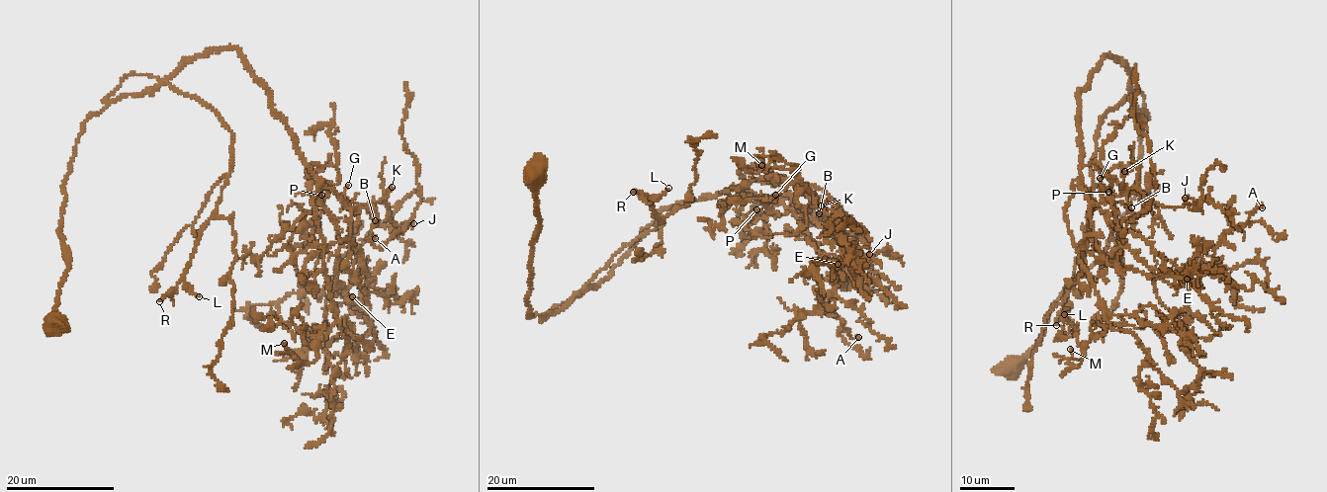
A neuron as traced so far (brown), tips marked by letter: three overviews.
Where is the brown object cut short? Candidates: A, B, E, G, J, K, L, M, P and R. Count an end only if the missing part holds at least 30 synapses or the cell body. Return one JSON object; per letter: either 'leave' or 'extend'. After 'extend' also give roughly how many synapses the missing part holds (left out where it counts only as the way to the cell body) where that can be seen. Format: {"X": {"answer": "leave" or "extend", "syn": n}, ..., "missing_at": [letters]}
{"A": {"answer": "leave"}, "B": {"answer": "leave"}, "E": {"answer": "leave"}, "G": {"answer": "leave"}, "J": {"answer": "leave"}, "K": {"answer": "leave"}, "L": {"answer": "extend", "syn": 35}, "M": {"answer": "leave"}, "P": {"answer": "leave"}, "R": {"answer": "extend", "syn": 45}, "missing_at": ["L", "R"]}

